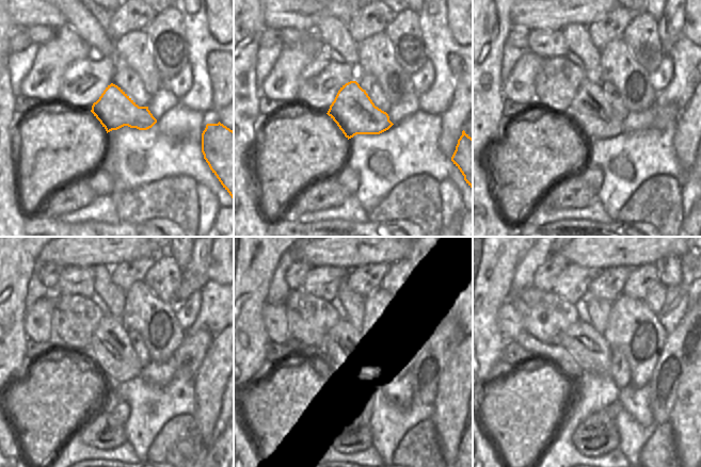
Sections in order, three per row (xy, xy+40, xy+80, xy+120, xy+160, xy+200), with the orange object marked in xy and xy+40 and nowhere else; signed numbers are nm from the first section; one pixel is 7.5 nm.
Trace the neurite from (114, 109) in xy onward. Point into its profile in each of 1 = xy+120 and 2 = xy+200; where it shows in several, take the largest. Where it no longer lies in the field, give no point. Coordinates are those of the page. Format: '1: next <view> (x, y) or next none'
1: next xy+120 (110, 347)
2: next xy+200 (590, 349)

